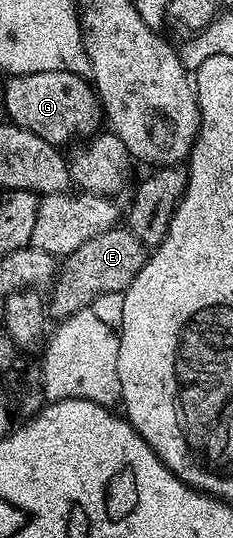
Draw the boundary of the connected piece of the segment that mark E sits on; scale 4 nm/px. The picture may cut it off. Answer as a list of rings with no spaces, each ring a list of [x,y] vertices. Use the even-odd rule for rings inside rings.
[[[115,227],[100,235],[90,237],[88,243],[80,243],[61,262],[48,295],[48,313],[51,318],[70,317],[78,309],[84,309],[105,293],[120,293],[136,279],[144,267],[148,246],[126,227]]]

